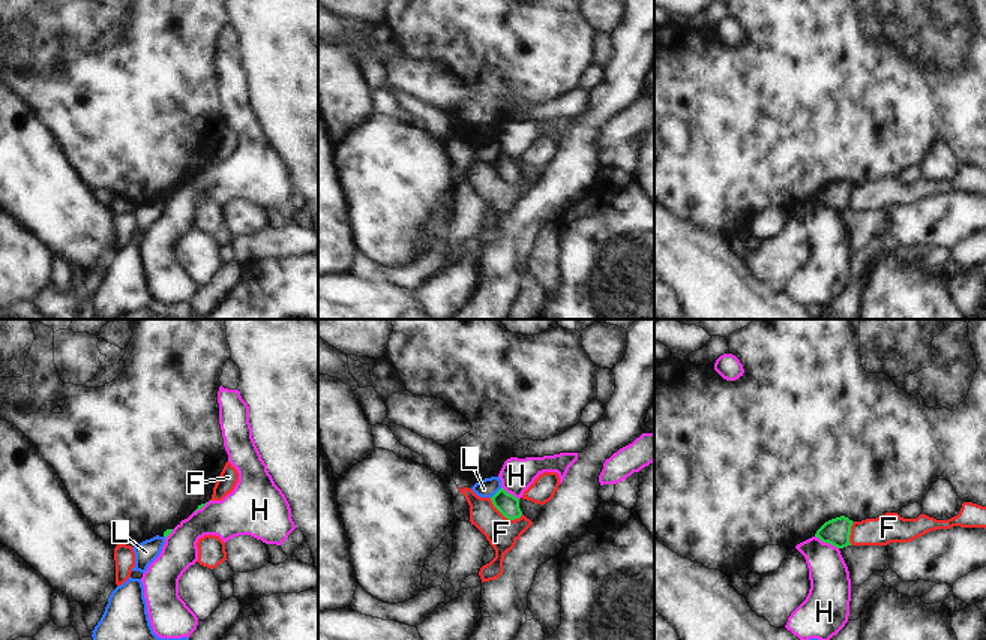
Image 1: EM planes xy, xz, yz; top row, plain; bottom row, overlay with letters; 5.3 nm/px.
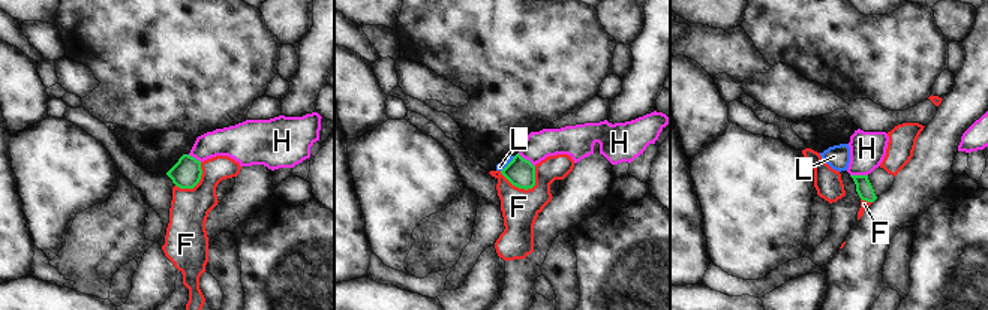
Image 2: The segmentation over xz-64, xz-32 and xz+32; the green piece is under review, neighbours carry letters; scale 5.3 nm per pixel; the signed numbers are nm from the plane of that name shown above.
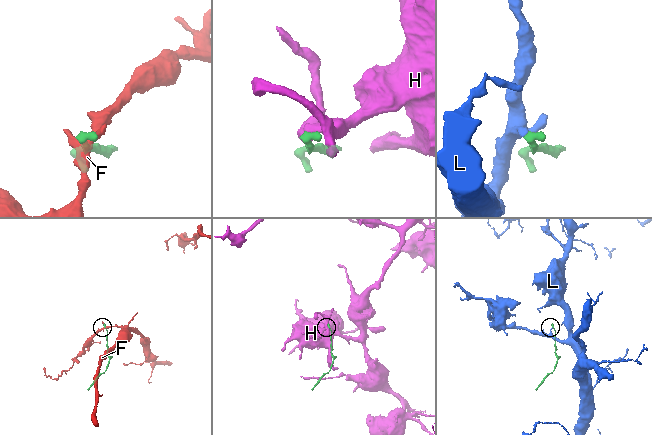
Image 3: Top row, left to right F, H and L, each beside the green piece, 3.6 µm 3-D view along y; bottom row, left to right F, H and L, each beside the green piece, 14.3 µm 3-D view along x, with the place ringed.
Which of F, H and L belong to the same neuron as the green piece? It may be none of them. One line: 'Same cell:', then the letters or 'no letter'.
Same cell: no letter.

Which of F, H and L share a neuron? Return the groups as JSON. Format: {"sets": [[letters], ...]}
{"sets": [["F"], ["H"], ["L"]]}

